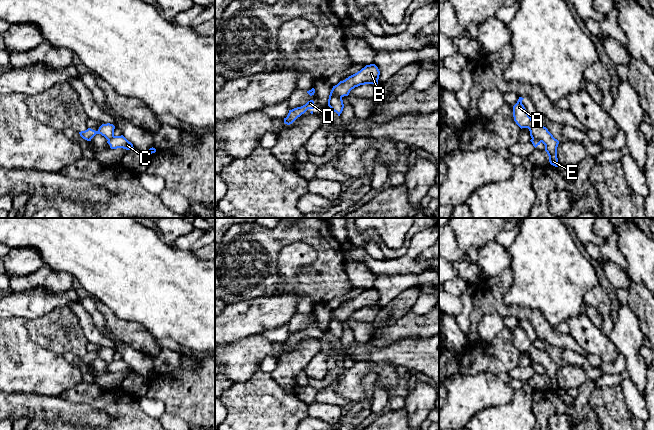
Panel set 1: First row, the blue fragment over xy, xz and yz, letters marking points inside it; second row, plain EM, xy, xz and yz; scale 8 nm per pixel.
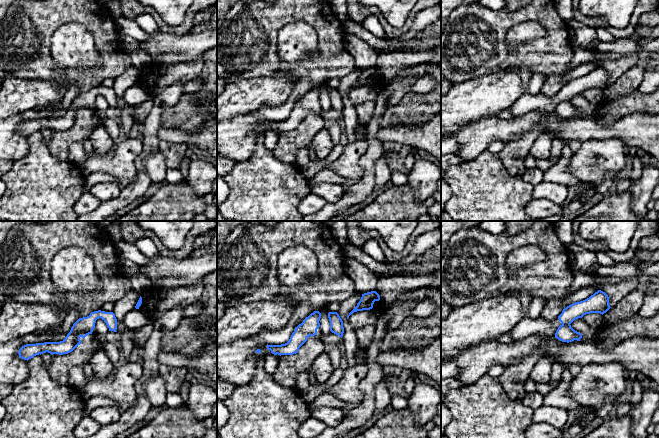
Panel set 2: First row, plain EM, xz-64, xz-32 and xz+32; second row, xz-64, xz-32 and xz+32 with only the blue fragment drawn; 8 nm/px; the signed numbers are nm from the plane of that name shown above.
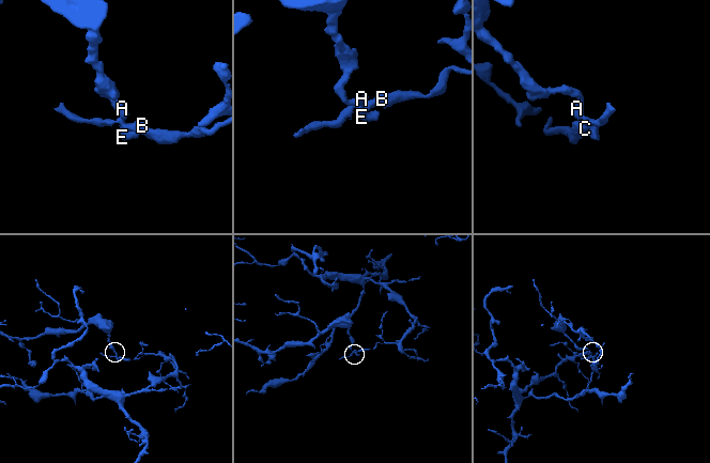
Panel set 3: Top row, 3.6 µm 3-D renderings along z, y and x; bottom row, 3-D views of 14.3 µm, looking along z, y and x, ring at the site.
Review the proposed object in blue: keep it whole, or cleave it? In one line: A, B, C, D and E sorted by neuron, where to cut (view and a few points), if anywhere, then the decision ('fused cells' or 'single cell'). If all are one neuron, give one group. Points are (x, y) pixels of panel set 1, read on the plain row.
A B C D E; no cut; single cell

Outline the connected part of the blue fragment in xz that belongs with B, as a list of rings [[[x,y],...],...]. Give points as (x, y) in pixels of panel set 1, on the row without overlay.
[[[375,288],[366,289],[357,297],[333,310],[329,319],[328,330],[340,340],[344,332],[342,322],[348,320],[352,313],[360,309],[378,308],[379,299],[380,295]]]

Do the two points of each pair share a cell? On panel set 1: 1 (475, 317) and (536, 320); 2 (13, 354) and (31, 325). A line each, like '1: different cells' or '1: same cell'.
1: same cell
2: different cells

